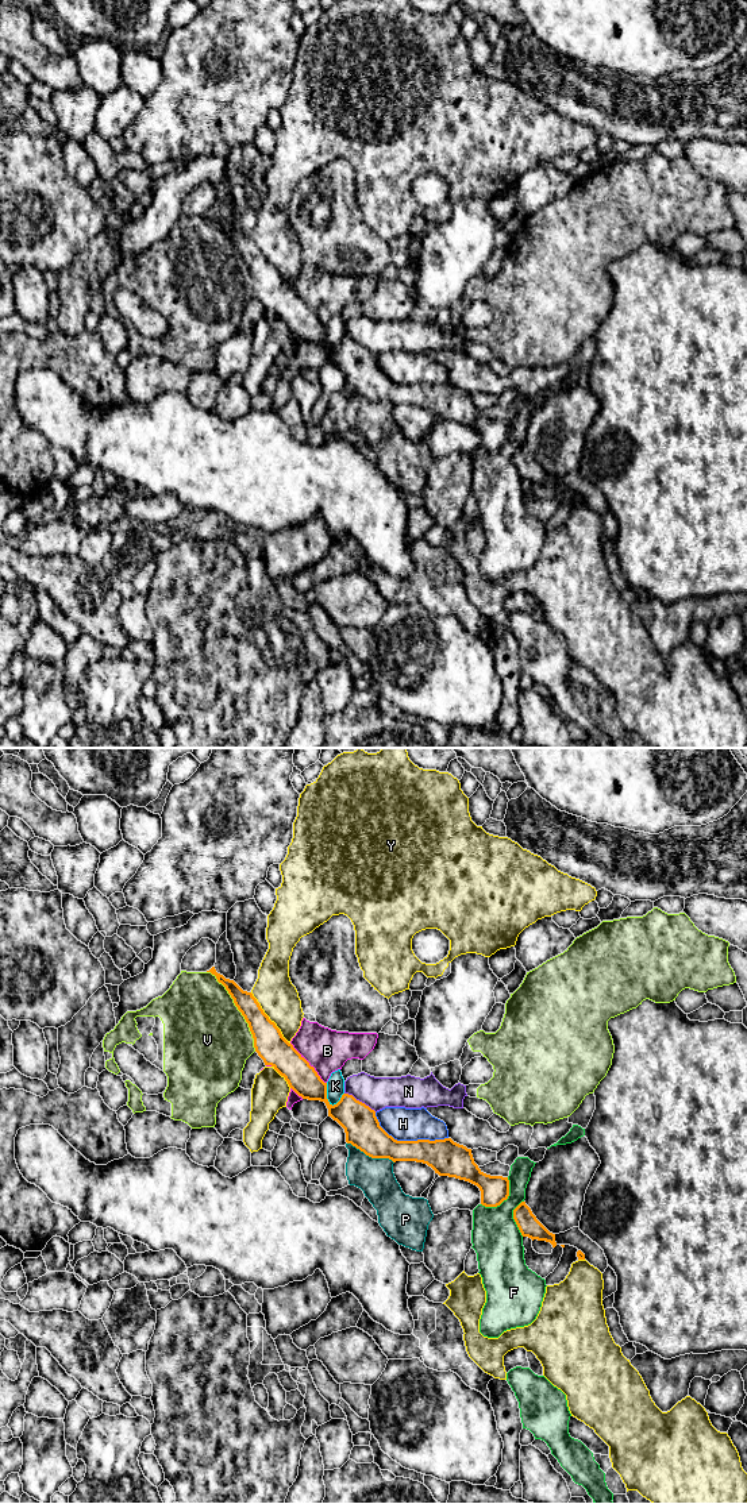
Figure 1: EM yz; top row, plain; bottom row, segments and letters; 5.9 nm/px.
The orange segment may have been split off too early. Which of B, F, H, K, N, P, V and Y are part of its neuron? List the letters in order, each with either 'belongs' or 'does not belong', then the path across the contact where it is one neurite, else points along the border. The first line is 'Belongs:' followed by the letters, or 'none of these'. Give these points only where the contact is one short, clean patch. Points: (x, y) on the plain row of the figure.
Belongs: none of these
B: does not belong
F: does not belong | along yz (508, 421), (508, 440), (496, 450), (482, 450)
H: does not belong
K: does not belong | along yz (326, 327), (326, 342), (332, 350)
N: does not belong
P: does not belong
V: does not belong
Y: does not belong

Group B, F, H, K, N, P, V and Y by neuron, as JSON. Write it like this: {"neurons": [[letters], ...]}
{"neurons": [["B"], ["F"], ["H"], ["K"], ["N"], ["P"], ["V"], ["Y"]]}

